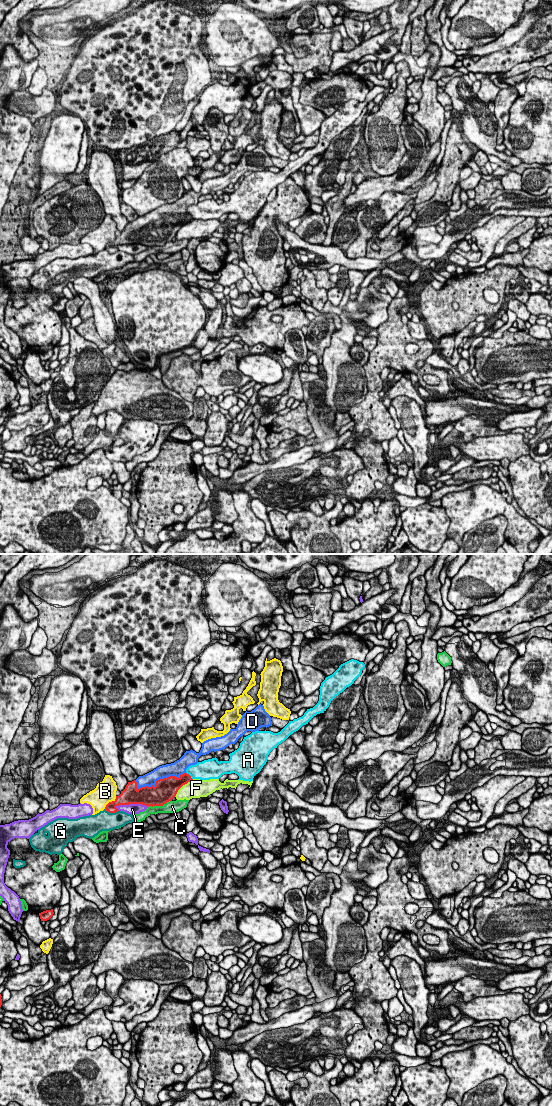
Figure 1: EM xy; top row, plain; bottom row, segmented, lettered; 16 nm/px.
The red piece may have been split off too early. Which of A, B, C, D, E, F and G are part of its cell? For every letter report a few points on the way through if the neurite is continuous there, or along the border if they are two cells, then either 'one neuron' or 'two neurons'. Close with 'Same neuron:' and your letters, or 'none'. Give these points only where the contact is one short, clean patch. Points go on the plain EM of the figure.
A: two neurons
B: two neurons
C: two neurons
D: one neuron
E: two neurons
F: two neurons
G: two neurons
Same neuron: D

